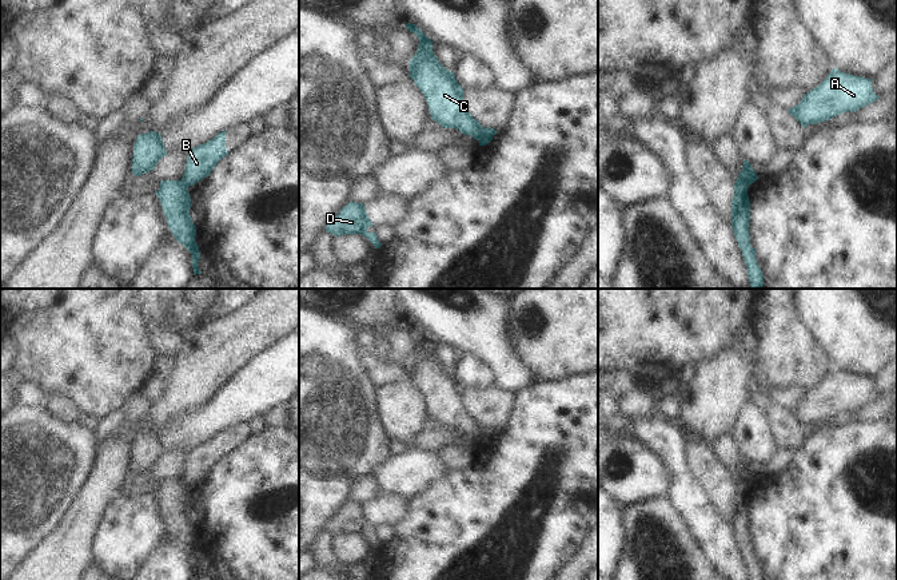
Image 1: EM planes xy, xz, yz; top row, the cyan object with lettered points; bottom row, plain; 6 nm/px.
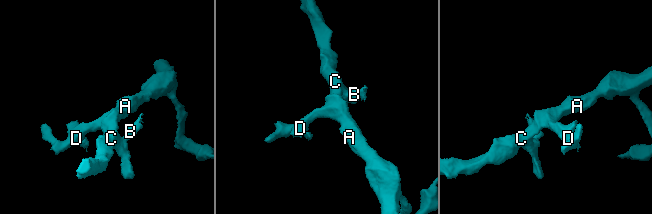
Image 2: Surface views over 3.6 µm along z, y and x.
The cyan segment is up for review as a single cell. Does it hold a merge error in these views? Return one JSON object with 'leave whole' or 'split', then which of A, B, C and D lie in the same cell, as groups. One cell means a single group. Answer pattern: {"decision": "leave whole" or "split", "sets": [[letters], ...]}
{"decision": "split", "sets": [["A", "C", "D"], ["B"]]}

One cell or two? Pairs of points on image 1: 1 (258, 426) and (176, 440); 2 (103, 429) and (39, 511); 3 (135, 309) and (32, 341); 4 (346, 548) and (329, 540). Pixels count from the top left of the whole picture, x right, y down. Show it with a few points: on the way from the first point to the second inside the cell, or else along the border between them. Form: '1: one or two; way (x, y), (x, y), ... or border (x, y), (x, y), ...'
1: two; border (262, 416), (256, 416), (247, 422)
2: two; border (94, 430), (100, 441)
3: one; way (110, 309), (94, 309), (62, 341), (58, 341)
4: two; border (335, 536), (338, 560)

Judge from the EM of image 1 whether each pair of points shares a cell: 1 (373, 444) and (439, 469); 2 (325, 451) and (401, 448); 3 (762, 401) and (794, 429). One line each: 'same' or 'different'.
1: different
2: different
3: same

